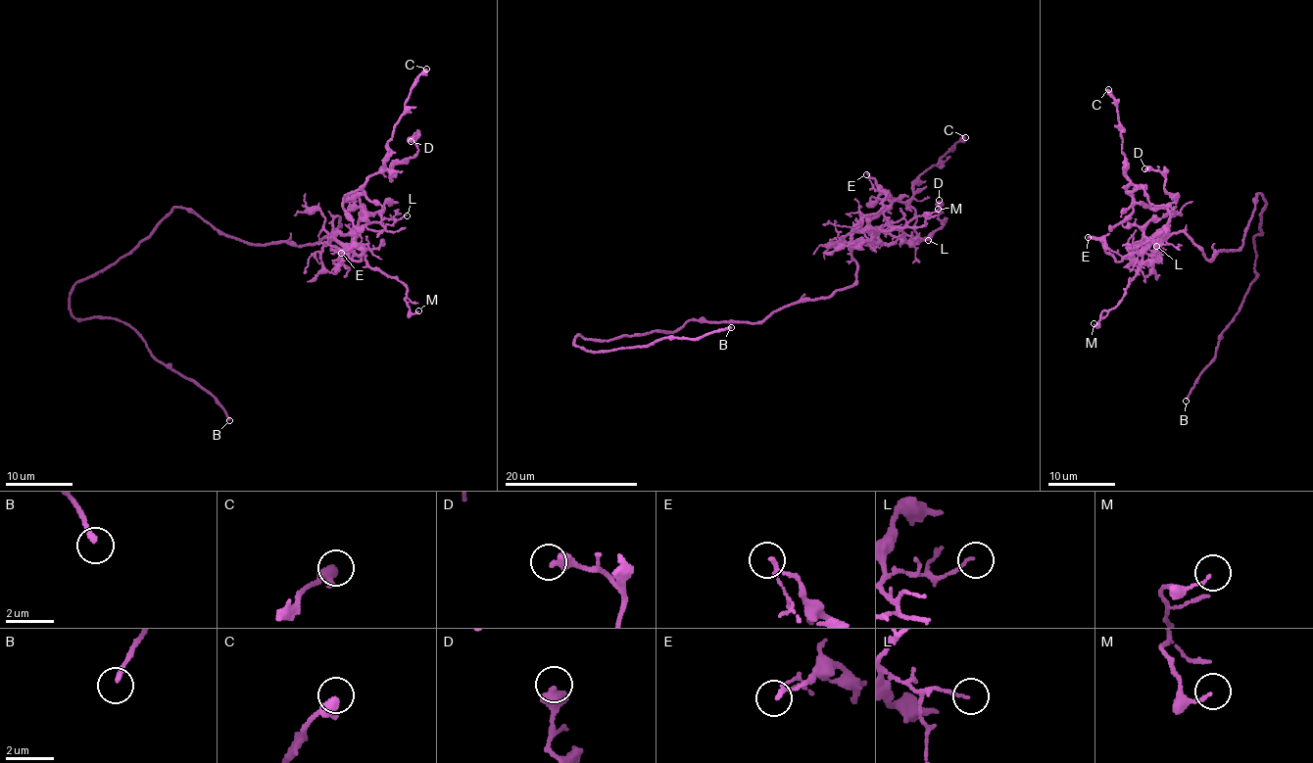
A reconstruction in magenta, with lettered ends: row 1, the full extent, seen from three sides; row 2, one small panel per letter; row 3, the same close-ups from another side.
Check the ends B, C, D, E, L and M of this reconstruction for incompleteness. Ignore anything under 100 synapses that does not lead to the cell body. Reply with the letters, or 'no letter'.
B

